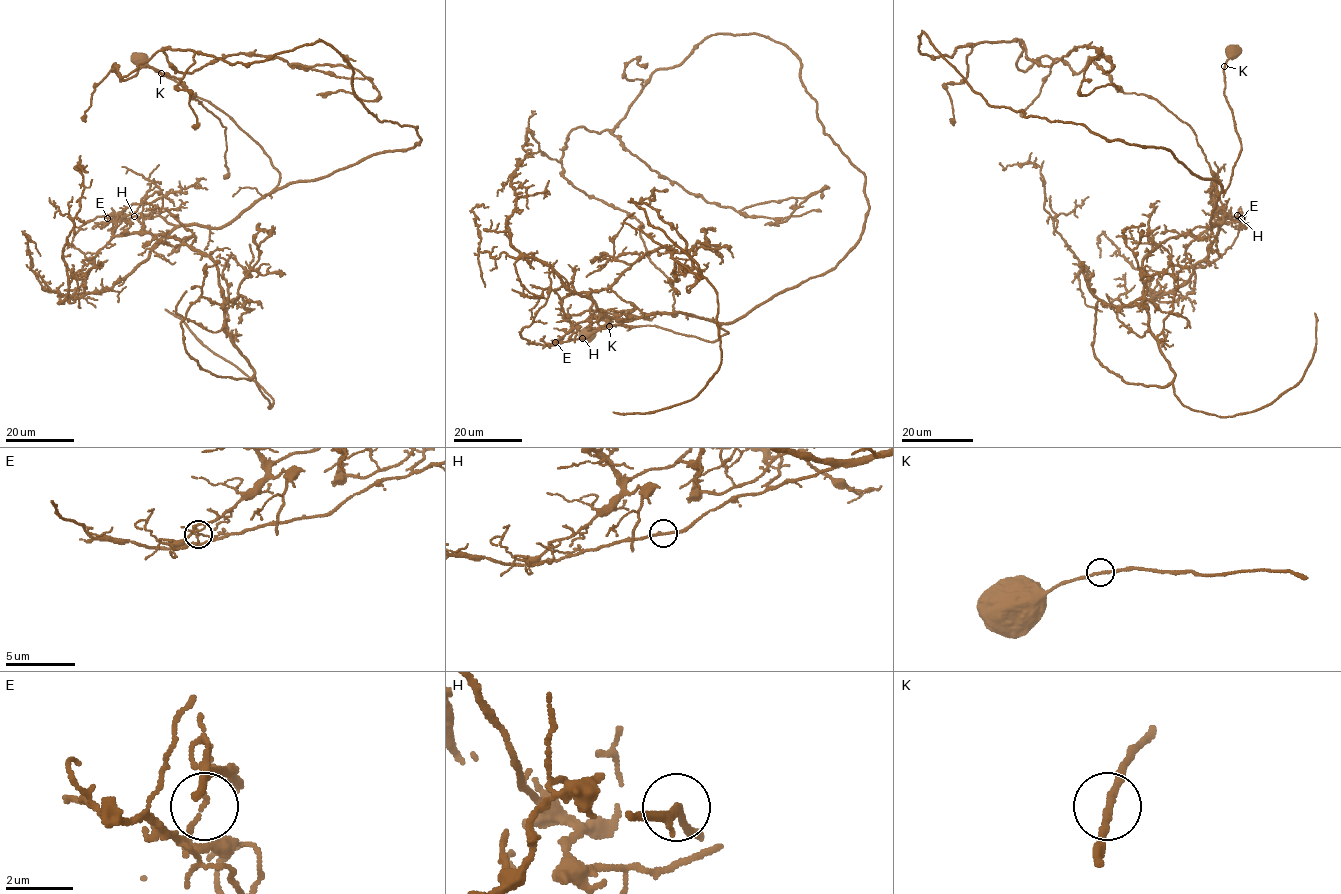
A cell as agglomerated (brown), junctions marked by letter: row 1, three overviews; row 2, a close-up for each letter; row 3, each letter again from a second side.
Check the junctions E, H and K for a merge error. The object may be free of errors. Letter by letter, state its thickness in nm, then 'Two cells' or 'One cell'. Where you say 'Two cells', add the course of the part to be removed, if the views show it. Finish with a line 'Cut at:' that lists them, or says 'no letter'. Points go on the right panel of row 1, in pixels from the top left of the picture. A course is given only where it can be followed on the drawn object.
E: Thickness 100 nm. Two cells. Course of the part to remove: (1241, 218), (1142, 261), (1164, 386), (1128, 383), (1093, 350), (1097, 302), (1146, 292), (1123, 233), (1145, 224)
H: Thickness 190 nm. One cell
K: Thickness 190 nm. One cell
Cut at: E

